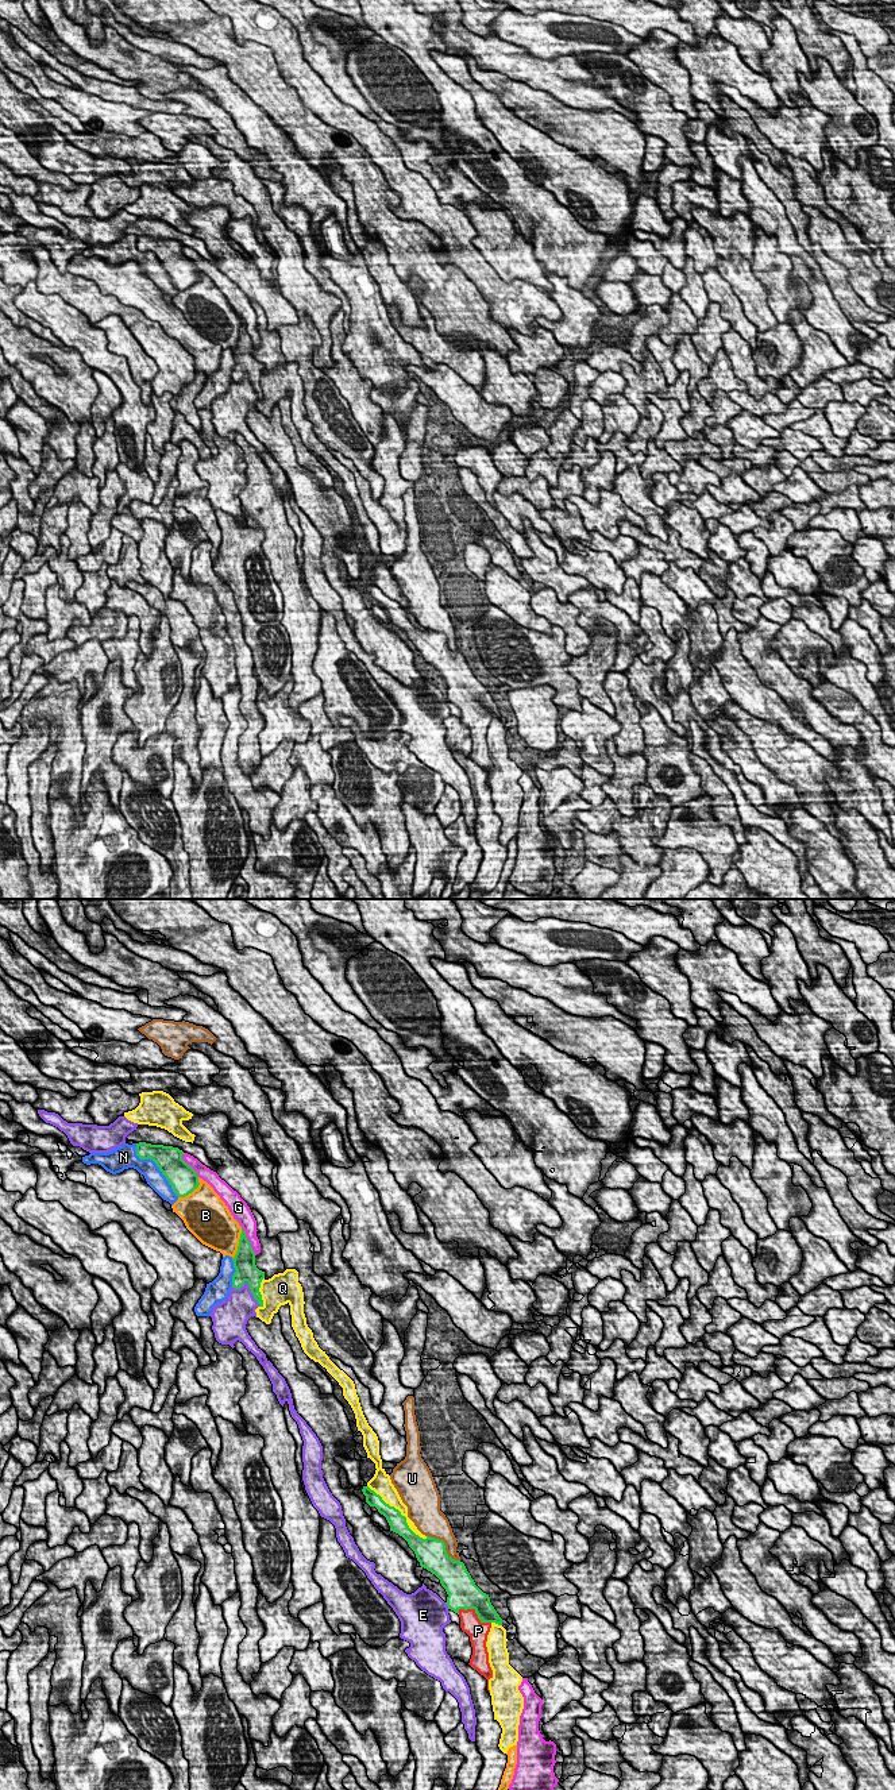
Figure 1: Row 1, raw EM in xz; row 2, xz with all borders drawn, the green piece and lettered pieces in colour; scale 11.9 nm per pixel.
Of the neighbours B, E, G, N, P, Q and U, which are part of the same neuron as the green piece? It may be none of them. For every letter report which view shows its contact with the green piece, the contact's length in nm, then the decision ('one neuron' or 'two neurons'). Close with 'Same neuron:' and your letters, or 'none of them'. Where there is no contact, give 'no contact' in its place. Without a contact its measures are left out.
B: contact in xz; length 480 nm; two neurons
E: contact in xz; length 400 nm; two neurons
G: contact in xz; length 500 nm; two neurons
N: contact in xz; length 800 nm; two neurons
P: contact in xz; length 440 nm; one neuron
Q: contact in xz; length 950 nm; two neurons
U: contact in xz; length 500 nm; two neurons
Same neuron: P

